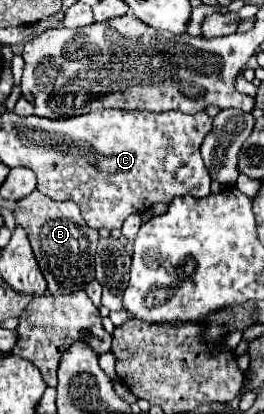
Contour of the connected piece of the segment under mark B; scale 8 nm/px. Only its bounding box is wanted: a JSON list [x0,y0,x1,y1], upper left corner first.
[16,191,98,295]

